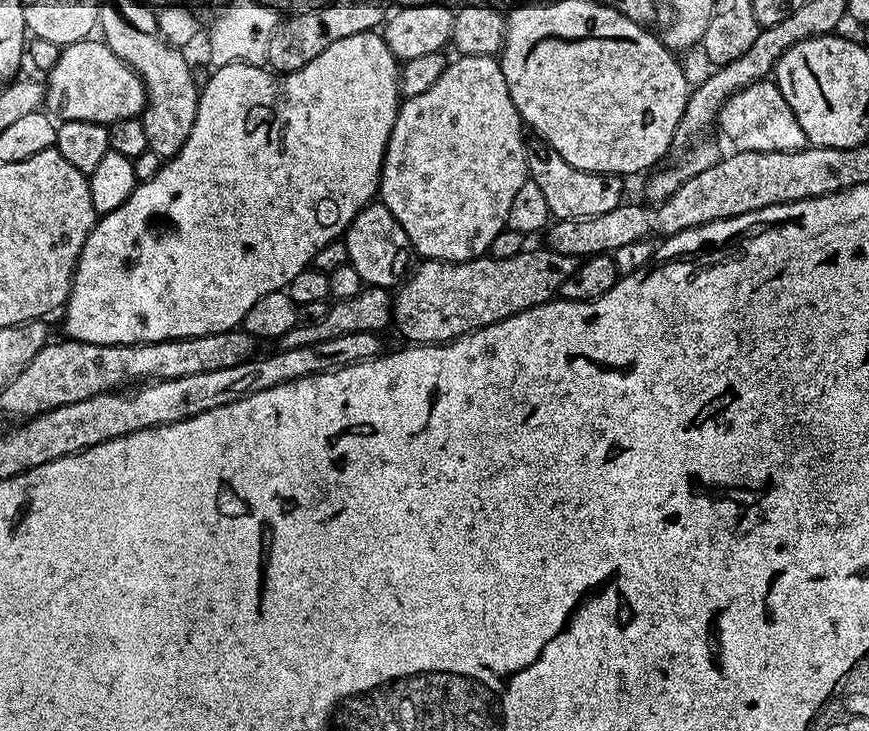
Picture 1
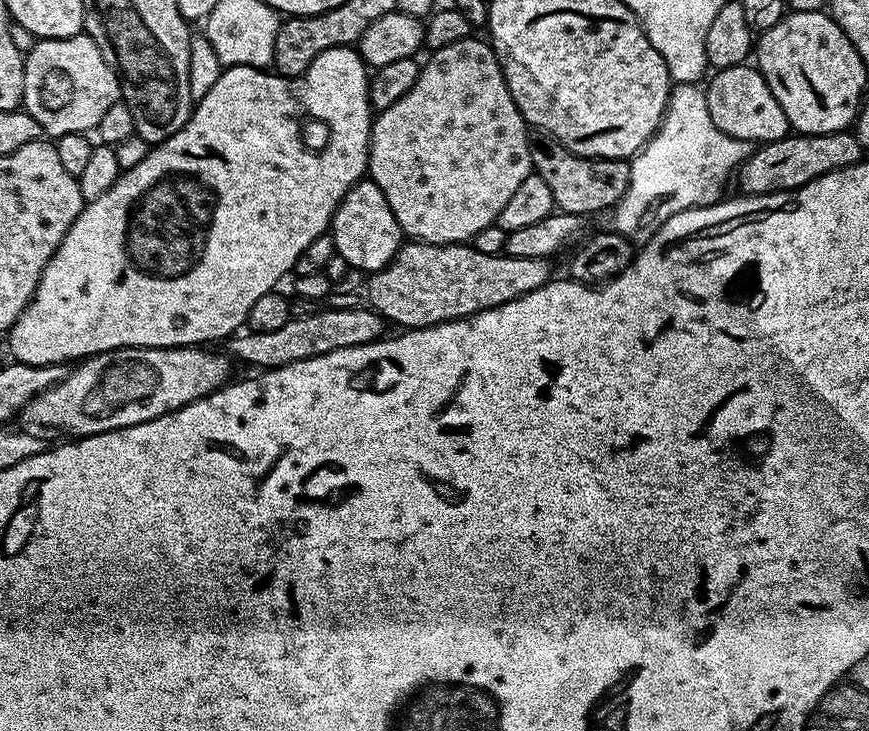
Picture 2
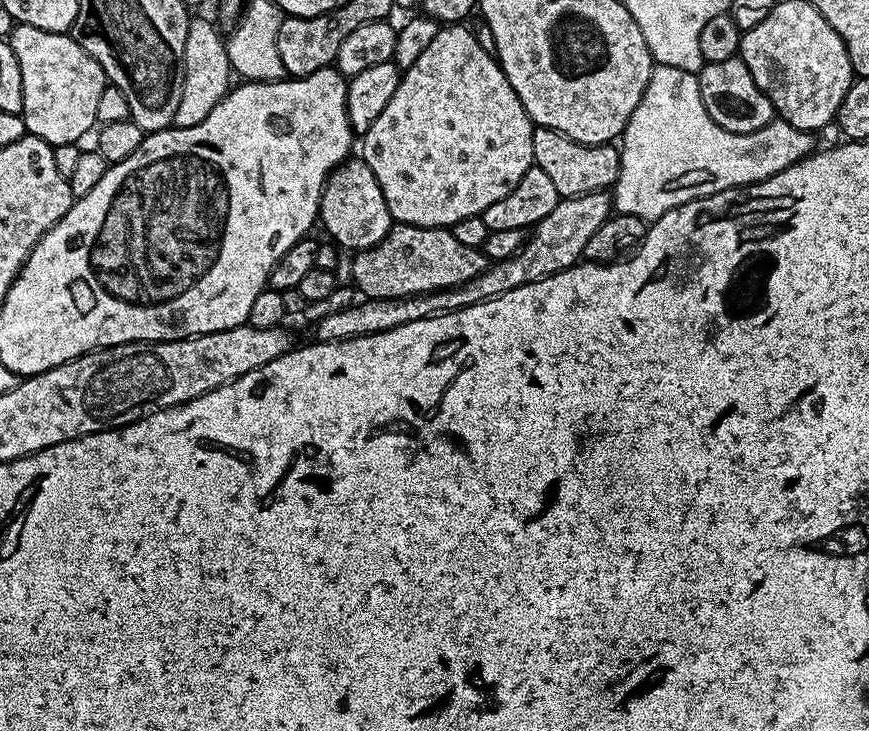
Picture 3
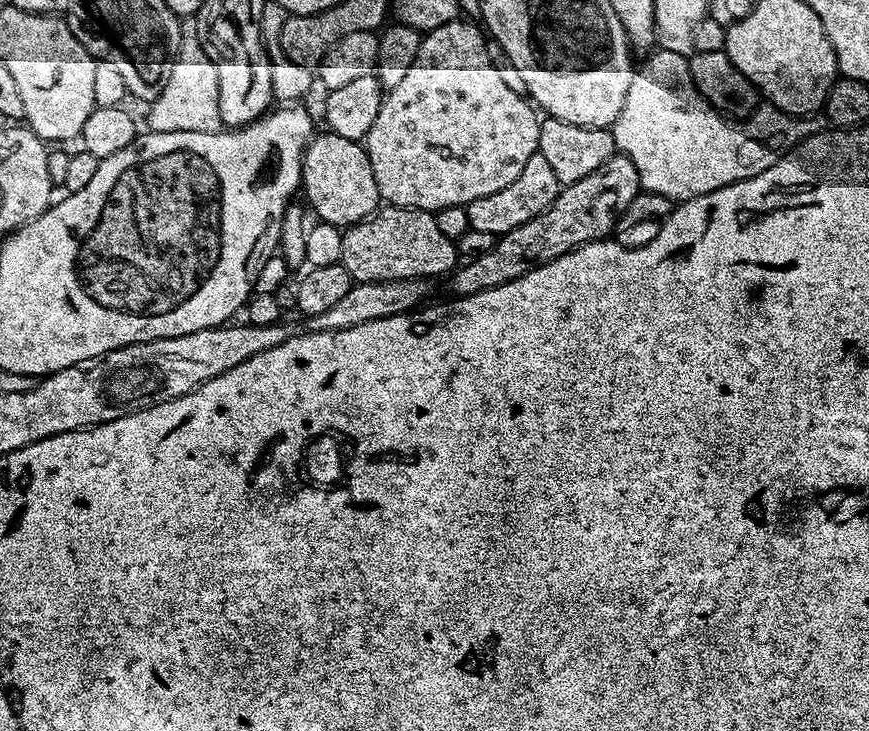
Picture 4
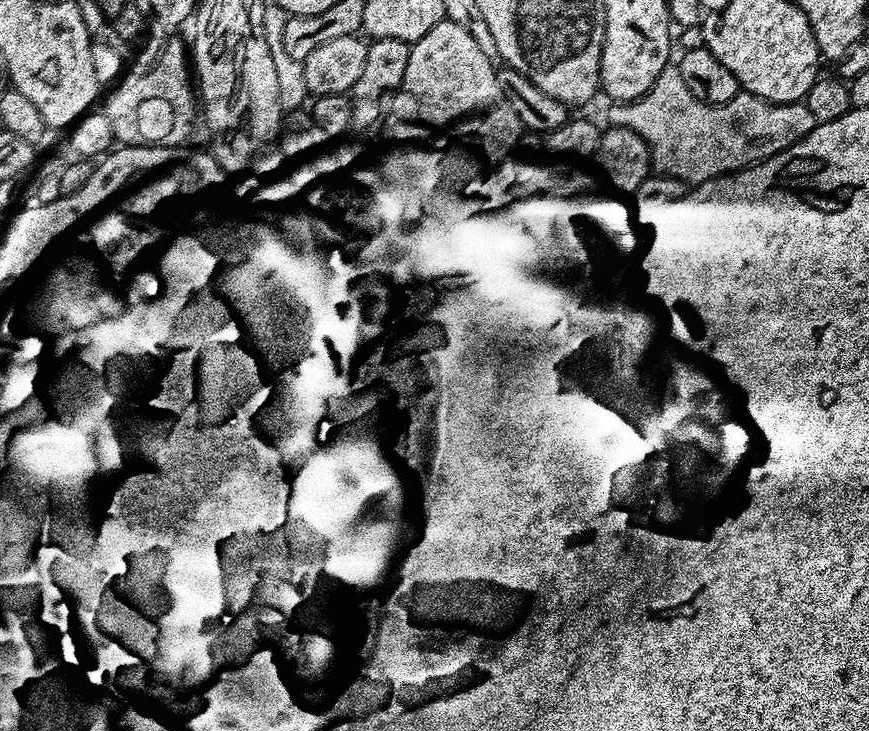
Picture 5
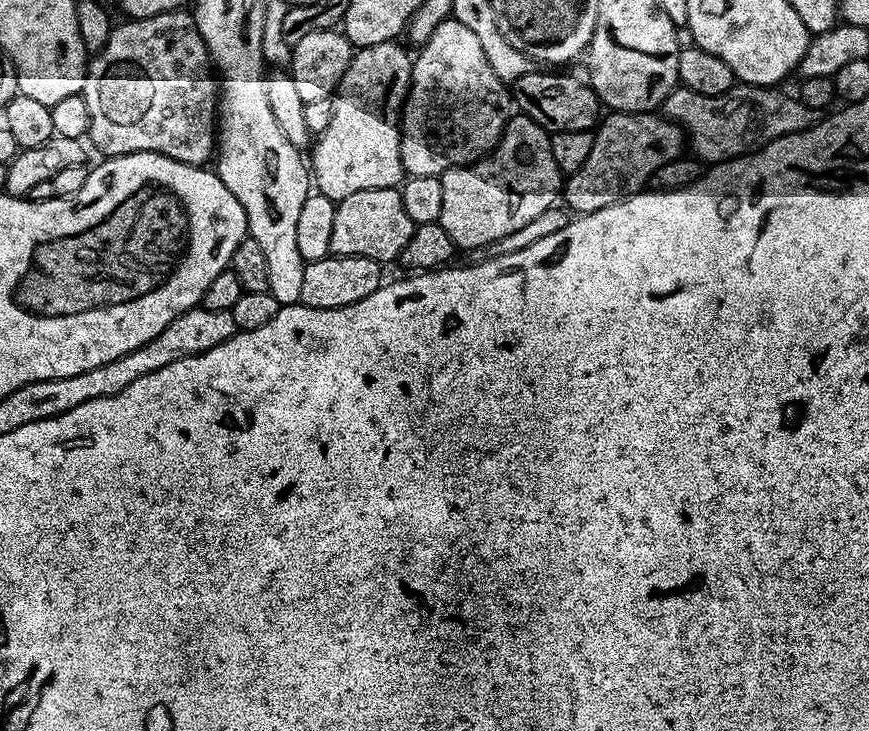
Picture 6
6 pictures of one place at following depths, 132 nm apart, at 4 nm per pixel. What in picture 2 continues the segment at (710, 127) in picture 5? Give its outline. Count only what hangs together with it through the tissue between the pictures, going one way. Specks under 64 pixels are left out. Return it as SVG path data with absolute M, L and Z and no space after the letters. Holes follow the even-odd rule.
M677 84L668 97L668 111L664 120L656 130L651 141L640 149L639 153L631 157L630 186L626 194L616 203L615 227L620 235L627 236L629 241L643 241L656 233L657 228L664 224L674 214L687 208L715 204L721 199L720 191L724 183L739 169L754 150L753 145L746 140L736 140L727 136L718 126L714 126L714 118L710 118L710 110L706 106L704 88L695 84Z

